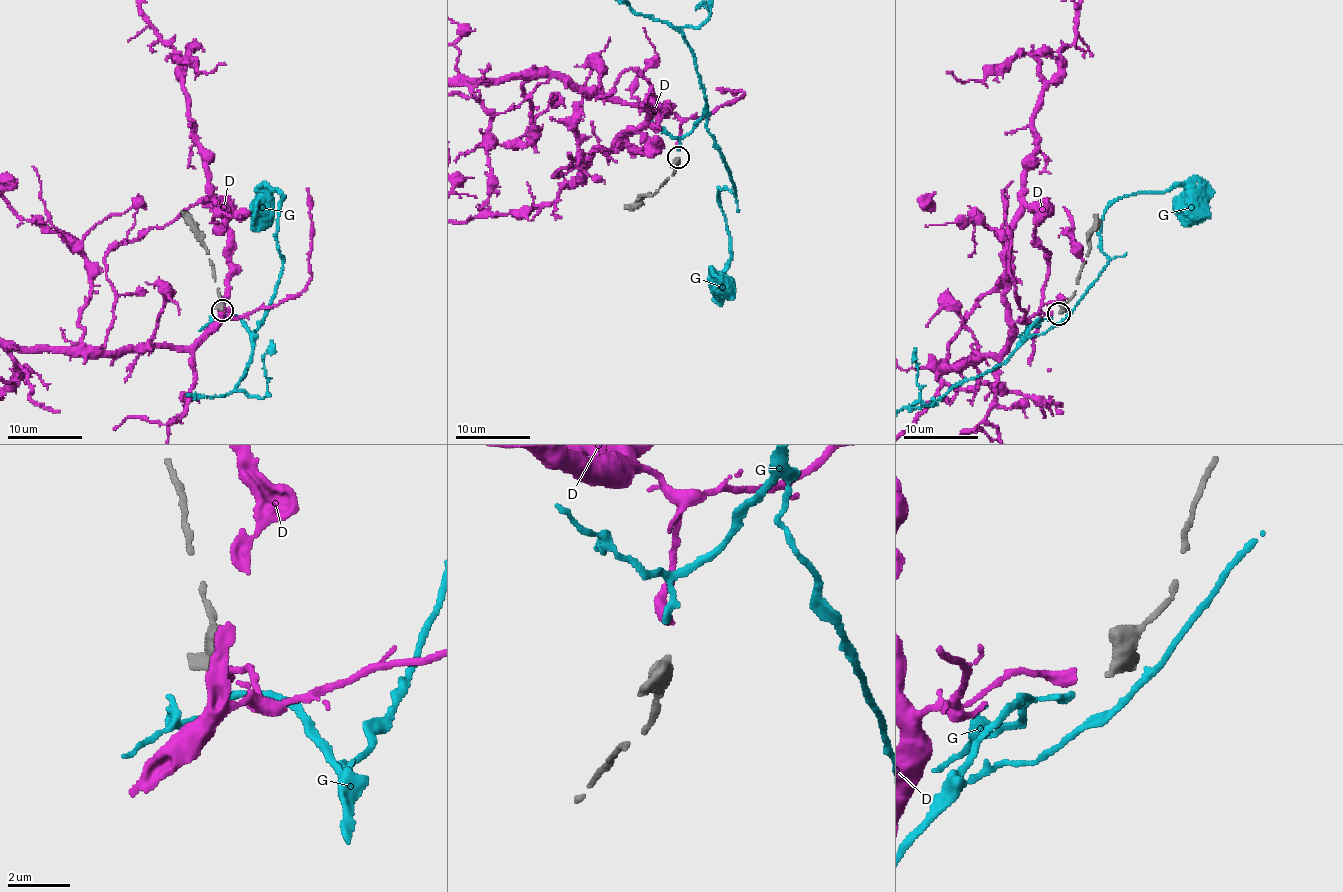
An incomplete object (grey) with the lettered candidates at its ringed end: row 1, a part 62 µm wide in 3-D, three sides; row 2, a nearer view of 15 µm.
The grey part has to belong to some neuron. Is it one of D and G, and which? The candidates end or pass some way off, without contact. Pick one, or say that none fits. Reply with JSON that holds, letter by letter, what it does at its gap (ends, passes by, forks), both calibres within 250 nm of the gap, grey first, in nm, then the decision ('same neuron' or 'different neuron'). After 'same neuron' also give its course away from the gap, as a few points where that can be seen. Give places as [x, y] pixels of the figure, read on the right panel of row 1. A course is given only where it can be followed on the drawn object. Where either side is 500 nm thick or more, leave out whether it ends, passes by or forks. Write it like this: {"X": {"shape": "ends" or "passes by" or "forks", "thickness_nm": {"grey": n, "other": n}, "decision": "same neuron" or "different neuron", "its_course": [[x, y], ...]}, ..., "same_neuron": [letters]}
{"D": {"shape": "ends", "thickness_nm": {"grey": 400, "other": 400}, "decision": "different neuron"}, "G": {"shape": "ends", "thickness_nm": {"grey": 400, "other": 200}, "decision": "same neuron", "its_course": [[1051, 317], [1039, 318], [1028, 337], [1065, 316], [1106, 263], [1099, 223], [1115, 200], [1180, 186], [1191, 209]]}, "same_neuron": ["G"]}

